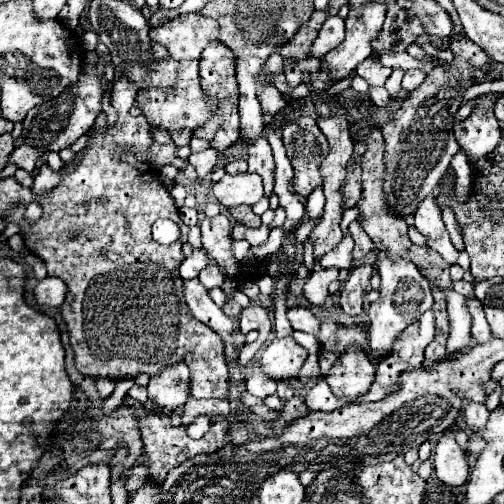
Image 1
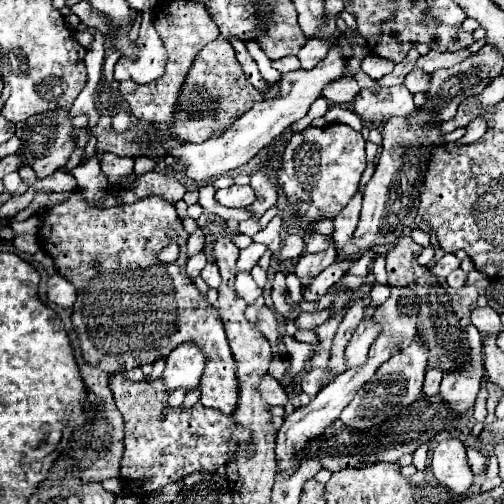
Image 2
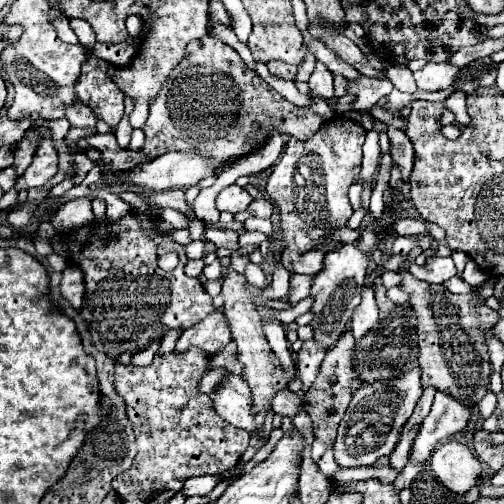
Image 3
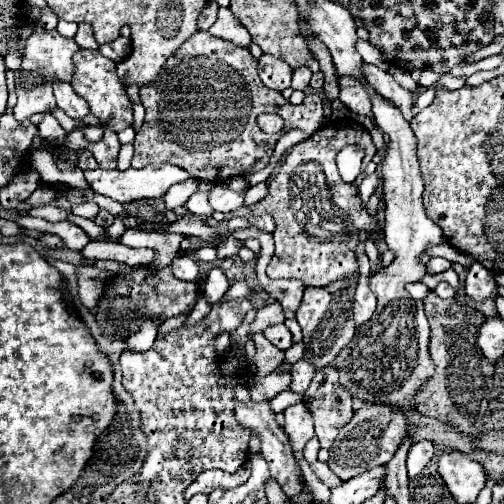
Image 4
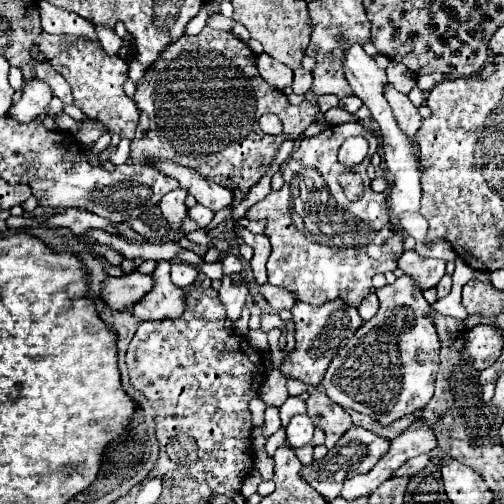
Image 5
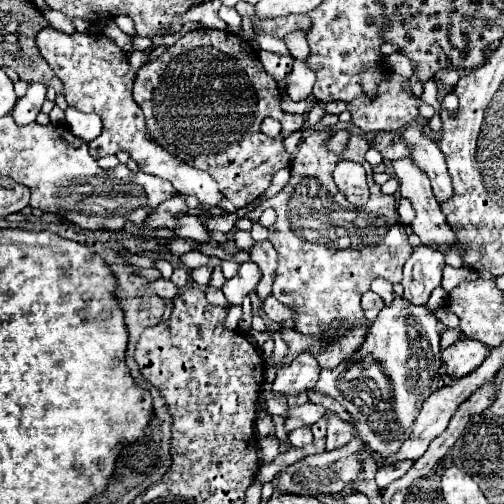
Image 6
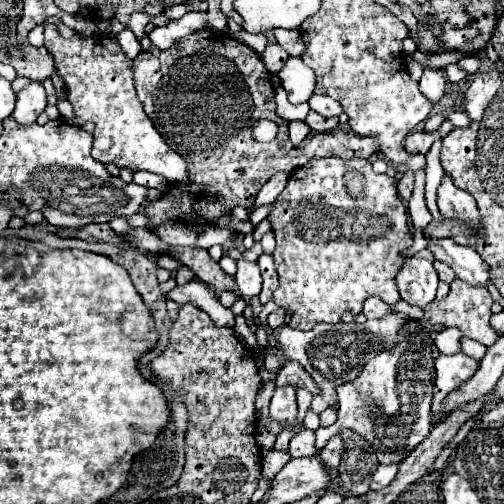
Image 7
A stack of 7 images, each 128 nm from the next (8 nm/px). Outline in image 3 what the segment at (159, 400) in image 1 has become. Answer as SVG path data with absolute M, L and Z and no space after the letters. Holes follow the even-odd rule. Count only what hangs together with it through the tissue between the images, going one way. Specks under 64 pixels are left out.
M216 310L212 316L204 318L194 328L184 330L176 342L174 352L184 354L190 348L200 348L206 358L212 358L212 354L216 354L220 348L230 344L230 340L232 336L228 330L228 322L224 320L224 314Z

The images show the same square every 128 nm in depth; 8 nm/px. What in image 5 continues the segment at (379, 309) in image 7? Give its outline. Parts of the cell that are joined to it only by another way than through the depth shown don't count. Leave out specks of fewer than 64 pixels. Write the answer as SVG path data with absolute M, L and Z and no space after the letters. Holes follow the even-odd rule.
M368 294L358 306L358 314L362 316L362 320L370 320L376 312L378 312L378 298L374 294Z

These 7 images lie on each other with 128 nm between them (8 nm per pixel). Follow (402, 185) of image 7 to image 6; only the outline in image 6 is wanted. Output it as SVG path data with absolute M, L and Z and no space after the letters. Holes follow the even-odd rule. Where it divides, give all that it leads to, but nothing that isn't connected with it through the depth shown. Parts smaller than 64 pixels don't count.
M401 198L397 208L400 221L403 223L411 223L415 218L415 211L410 201L406 198Z

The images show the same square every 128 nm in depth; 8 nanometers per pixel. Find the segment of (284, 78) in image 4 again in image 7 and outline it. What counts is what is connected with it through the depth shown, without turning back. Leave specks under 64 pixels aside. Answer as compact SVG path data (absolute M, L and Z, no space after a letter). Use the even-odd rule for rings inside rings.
M268 44L260 58L262 58L262 62L266 64L266 68L268 68L270 74L278 74L278 72L282 70L282 66L286 64L288 54L286 54L286 50L282 50L278 44Z

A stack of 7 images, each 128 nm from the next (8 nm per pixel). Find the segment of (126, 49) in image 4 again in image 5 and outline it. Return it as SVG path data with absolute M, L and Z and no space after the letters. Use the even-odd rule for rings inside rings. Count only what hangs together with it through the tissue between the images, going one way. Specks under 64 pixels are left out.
M96 28L96 34L98 34L100 44L102 44L102 48L106 50L108 56L116 56L118 50L124 46L124 40L112 28L106 28L106 30L104 28Z

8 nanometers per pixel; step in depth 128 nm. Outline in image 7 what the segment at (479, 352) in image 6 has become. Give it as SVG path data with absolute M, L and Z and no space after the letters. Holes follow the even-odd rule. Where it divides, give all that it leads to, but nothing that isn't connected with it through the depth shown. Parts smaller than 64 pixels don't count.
M456 352L456 354L440 354L434 366L436 366L436 382L434 382L432 412L440 408L442 400L450 390L458 388L478 370L478 362L466 356L464 352Z

